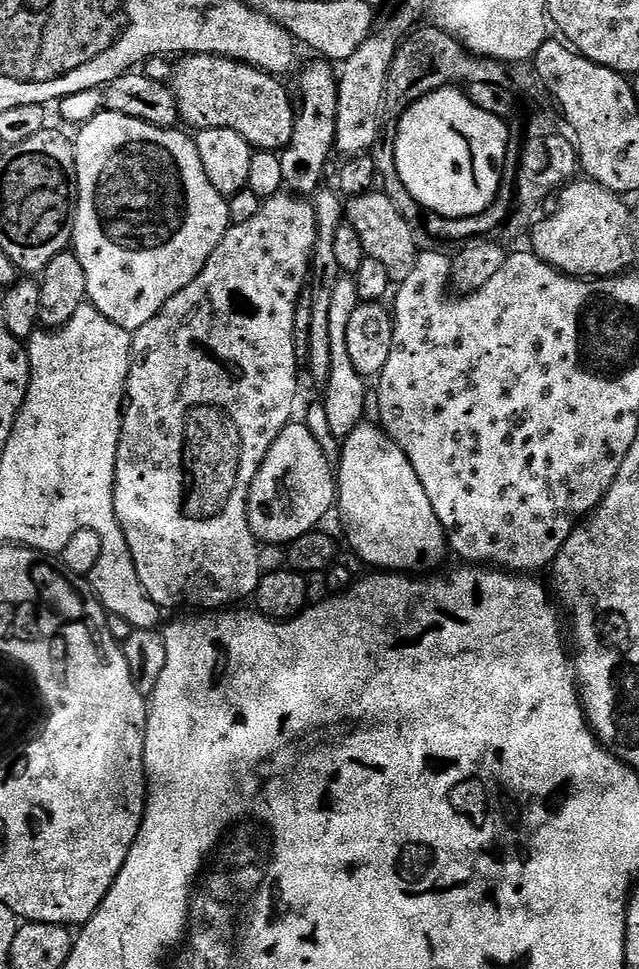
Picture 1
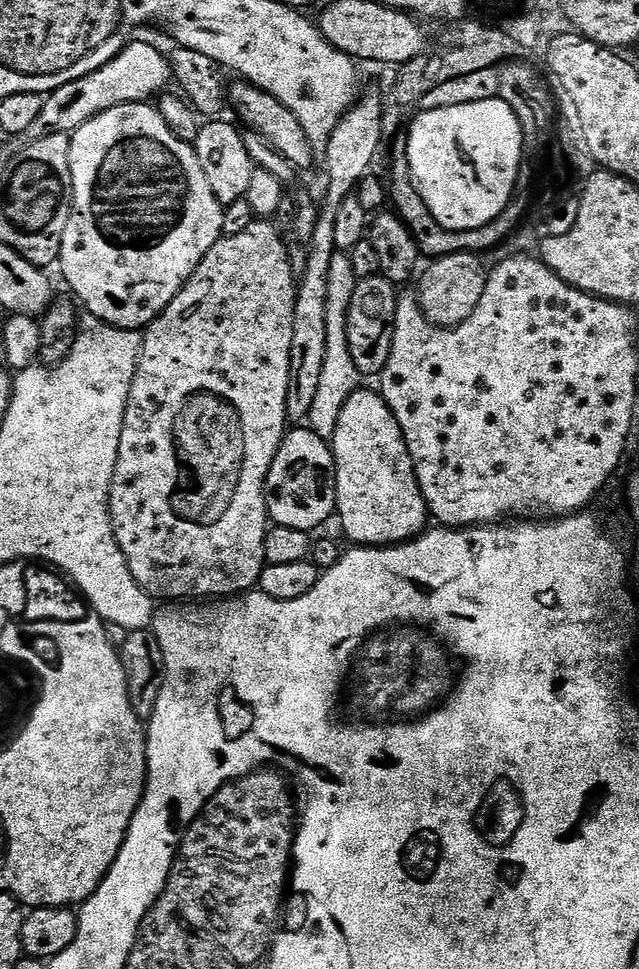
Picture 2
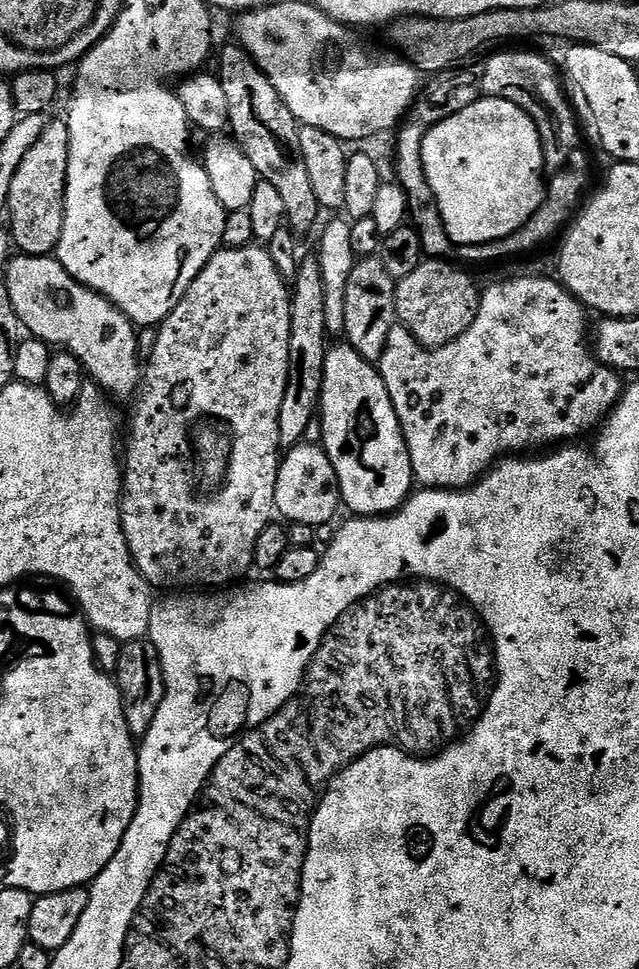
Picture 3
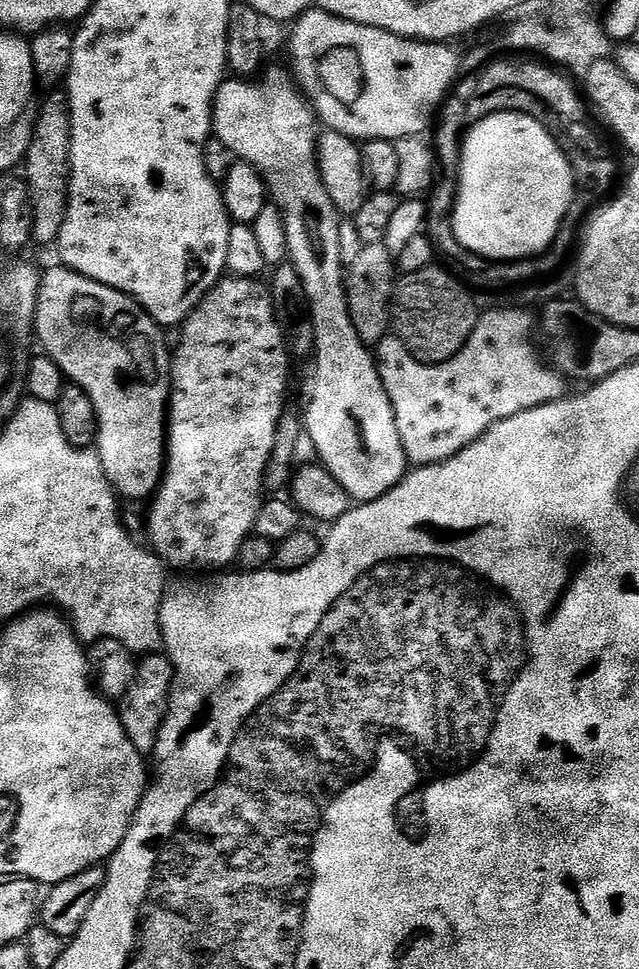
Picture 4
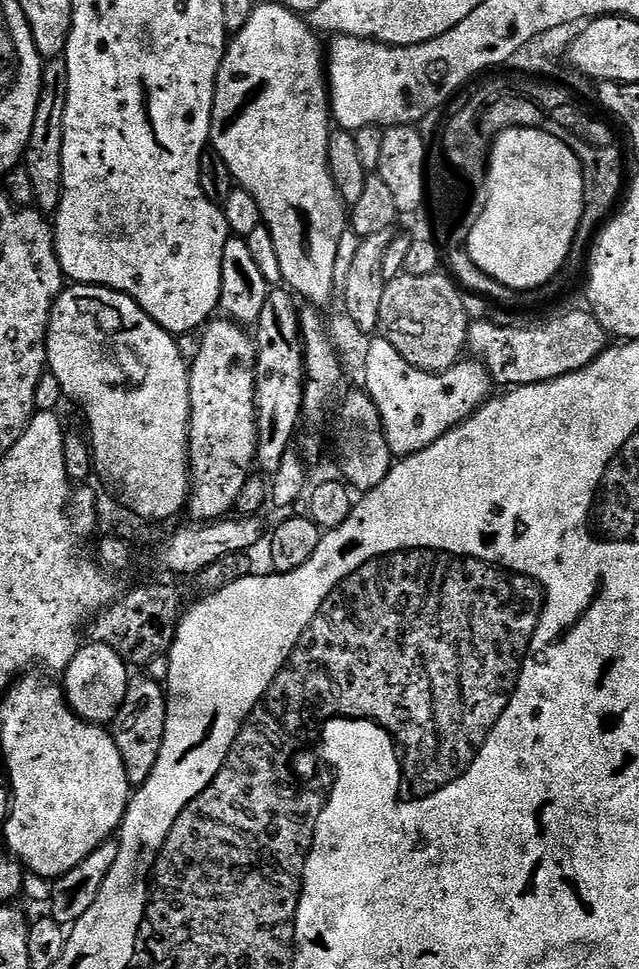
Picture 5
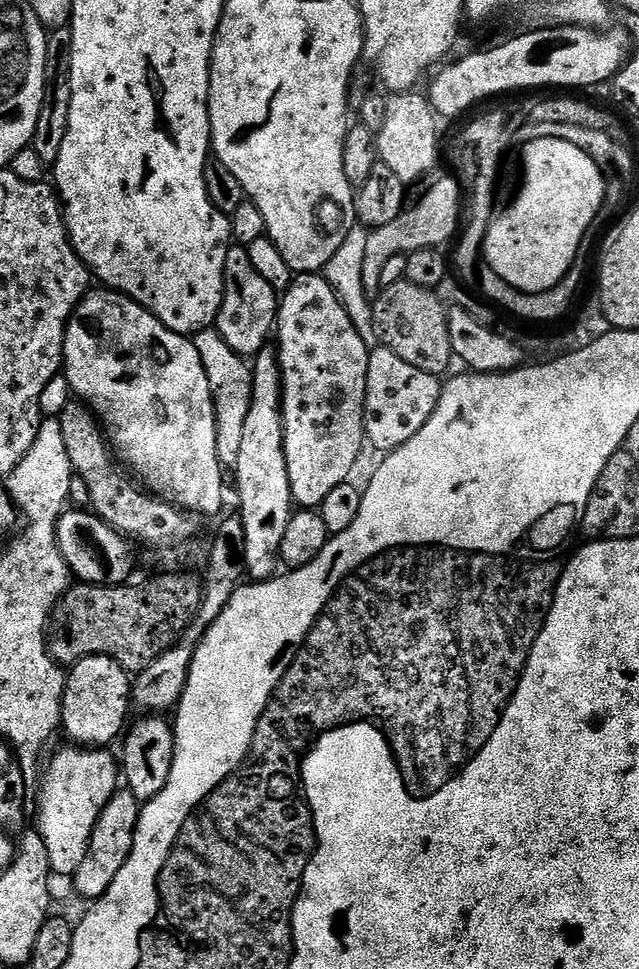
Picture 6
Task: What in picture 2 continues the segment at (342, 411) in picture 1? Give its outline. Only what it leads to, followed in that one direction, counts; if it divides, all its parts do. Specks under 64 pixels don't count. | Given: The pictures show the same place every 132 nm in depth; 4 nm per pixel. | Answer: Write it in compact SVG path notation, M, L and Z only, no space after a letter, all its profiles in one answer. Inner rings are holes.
M337 252L330 264L328 282L328 298L326 300L326 360L322 367L322 377L319 389L307 416L309 429L320 438L331 441L337 430L338 418L341 417L342 407L359 391L362 383L360 371L354 365L350 355L349 339L346 338L346 318L349 316L350 302L353 301L356 289L356 275L354 274L351 257L347 253Z

